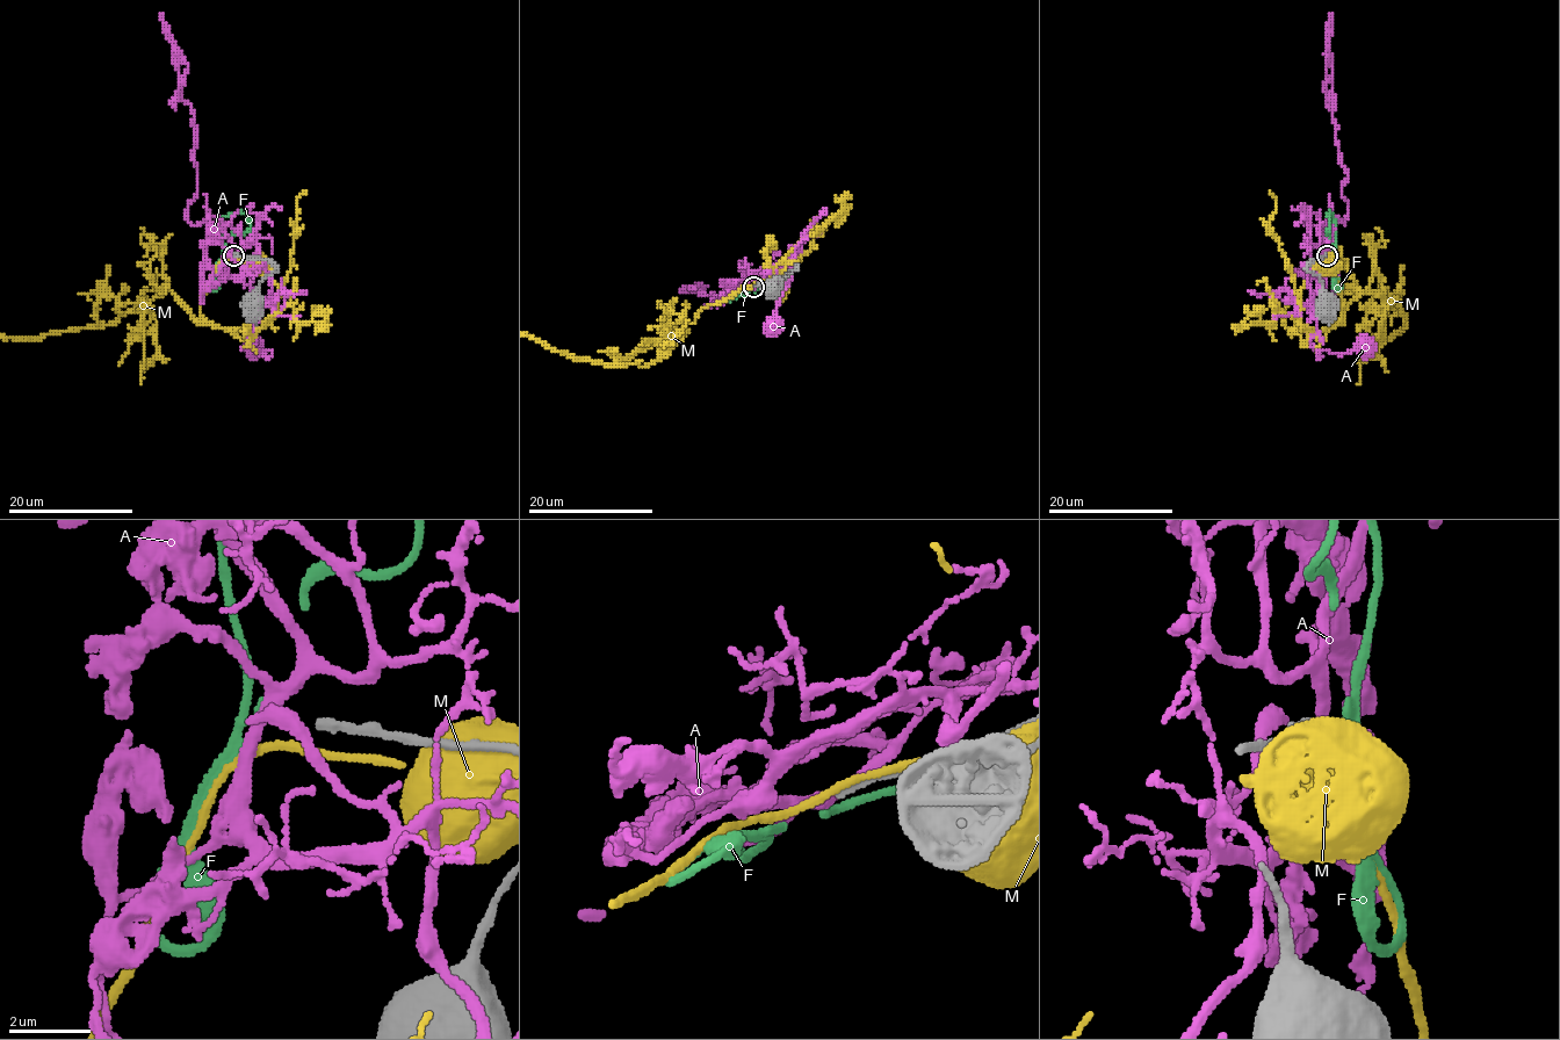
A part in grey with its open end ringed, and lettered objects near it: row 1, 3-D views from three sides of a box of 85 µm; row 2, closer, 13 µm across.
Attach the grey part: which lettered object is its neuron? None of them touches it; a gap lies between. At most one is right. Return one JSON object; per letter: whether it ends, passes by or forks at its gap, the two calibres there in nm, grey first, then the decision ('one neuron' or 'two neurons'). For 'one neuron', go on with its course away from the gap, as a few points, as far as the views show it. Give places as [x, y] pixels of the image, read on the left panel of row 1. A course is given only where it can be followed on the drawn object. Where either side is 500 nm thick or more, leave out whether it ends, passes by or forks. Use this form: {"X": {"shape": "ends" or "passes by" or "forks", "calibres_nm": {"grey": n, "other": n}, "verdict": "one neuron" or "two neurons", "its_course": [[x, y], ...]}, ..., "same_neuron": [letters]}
{"A": {"shape": "forks", "calibres_nm": {"grey": 240, "other": 280}, "verdict": "two neurons"}, "F": {"shape": "passes by", "calibres_nm": {"grey": 240, "other": 200}, "verdict": "two neurons"}, "M": {"shape": "passes by", "calibres_nm": {"grey": 240, "other": 180}, "verdict": "two neurons"}, "same_neuron": []}

